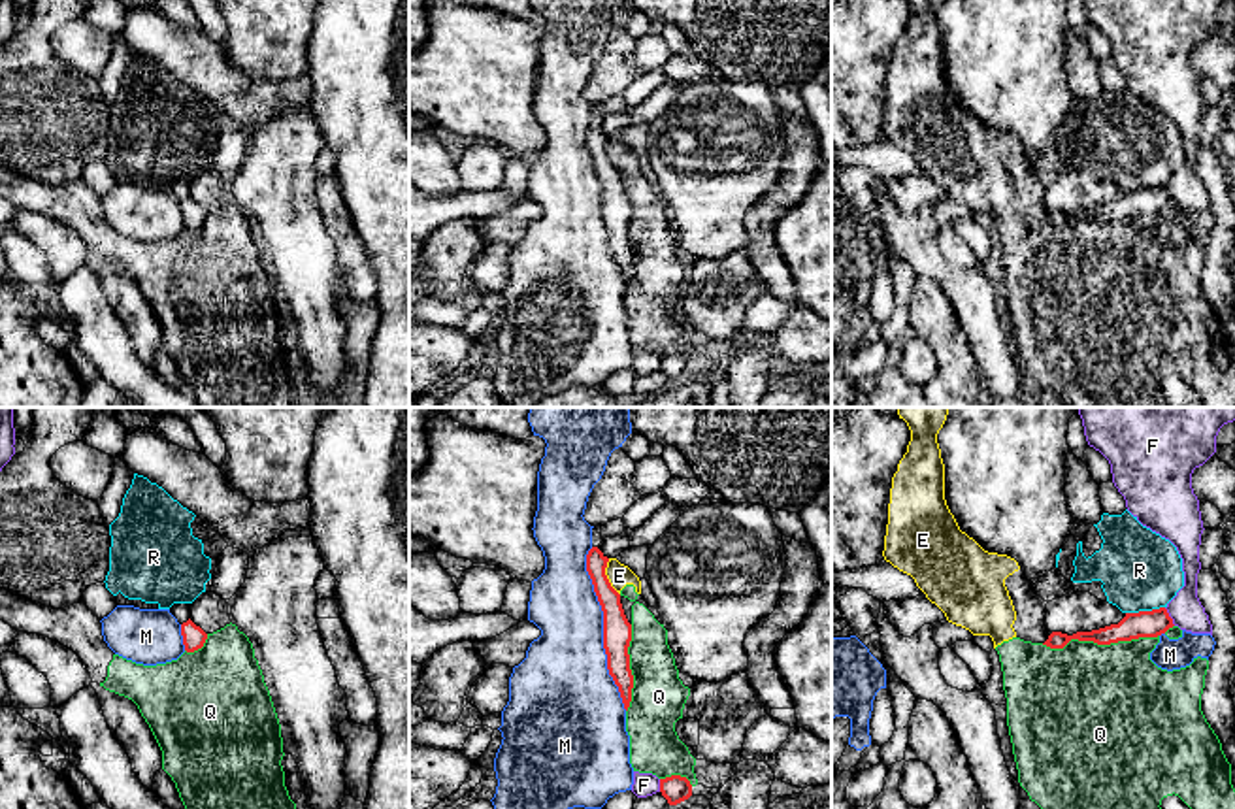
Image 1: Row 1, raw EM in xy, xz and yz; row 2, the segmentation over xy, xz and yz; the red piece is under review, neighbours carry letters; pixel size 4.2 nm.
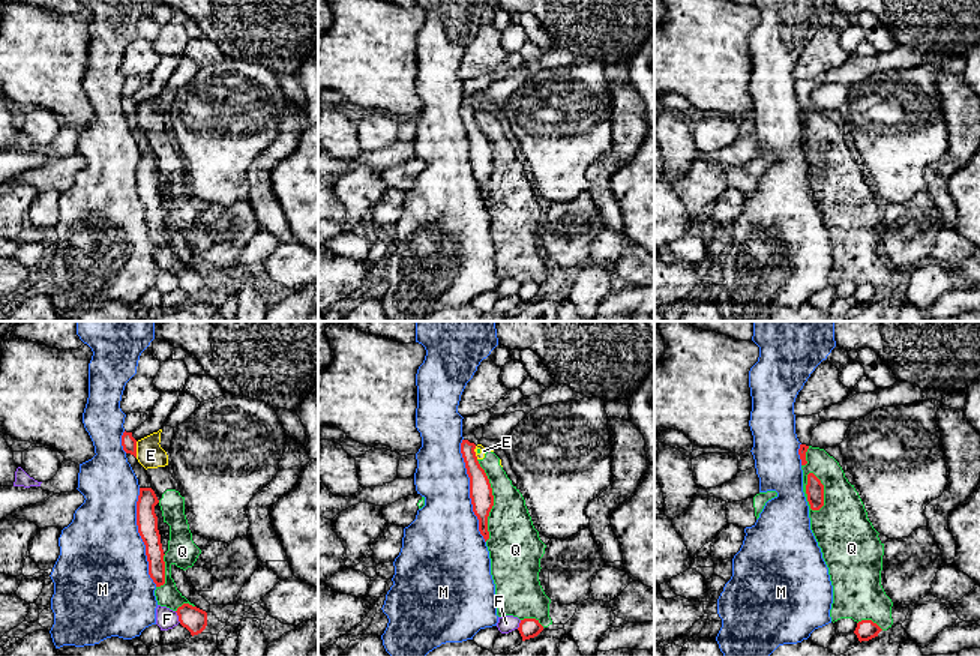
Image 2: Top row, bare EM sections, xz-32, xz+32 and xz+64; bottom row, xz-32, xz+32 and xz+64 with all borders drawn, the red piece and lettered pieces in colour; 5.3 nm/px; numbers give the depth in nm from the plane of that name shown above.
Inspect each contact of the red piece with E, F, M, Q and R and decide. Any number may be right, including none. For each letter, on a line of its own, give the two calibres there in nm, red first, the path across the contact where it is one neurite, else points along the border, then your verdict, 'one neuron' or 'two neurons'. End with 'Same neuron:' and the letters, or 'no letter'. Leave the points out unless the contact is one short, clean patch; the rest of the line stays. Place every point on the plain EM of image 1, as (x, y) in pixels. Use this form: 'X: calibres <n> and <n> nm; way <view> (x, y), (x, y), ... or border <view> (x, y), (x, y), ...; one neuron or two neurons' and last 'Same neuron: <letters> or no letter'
E: calibres 130 and 100 nm; border xz (608, 136), (606, 155), (619, 172); two neurons
F: calibres 120 and 140 nm; two neurons
M: calibres 130 and 360 nm; two neurons
Q: calibres 120 and 500 nm; two neurons
R: calibres 120 and 340 nm; border yz (1164, 183), (1126, 191); two neurons
Same neuron: no letter

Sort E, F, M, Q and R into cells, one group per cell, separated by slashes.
E Q / F / M / R

